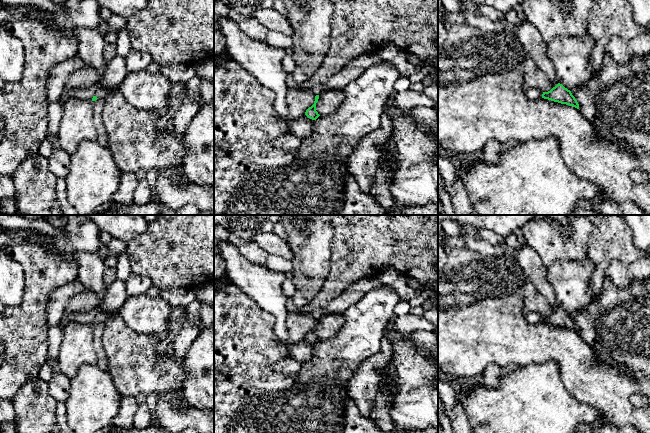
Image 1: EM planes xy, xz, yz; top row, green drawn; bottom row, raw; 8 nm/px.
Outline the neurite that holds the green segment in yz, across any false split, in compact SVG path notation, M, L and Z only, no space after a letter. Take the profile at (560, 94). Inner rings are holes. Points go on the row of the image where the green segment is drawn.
M558 83L548 92L543 92L542 98L548 99L561 104L566 104L579 109L579 104L571 91L565 88L562 84Z

